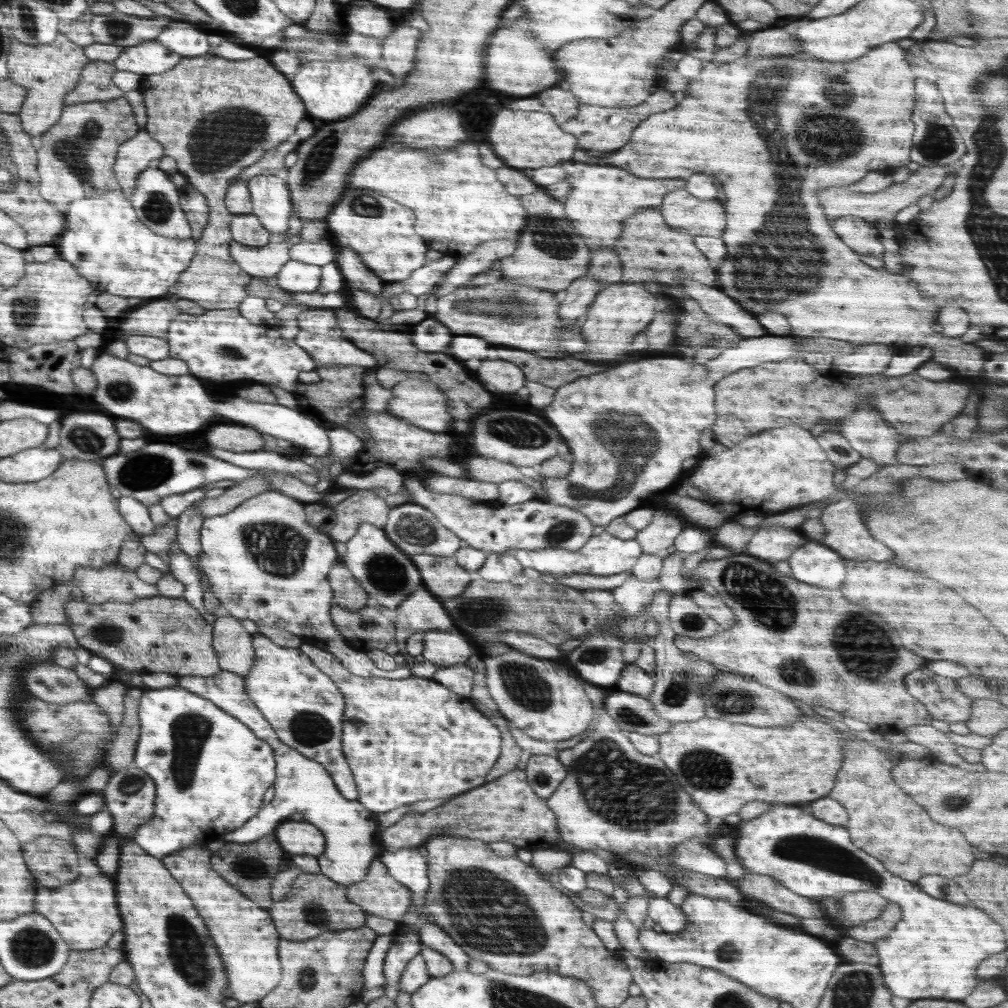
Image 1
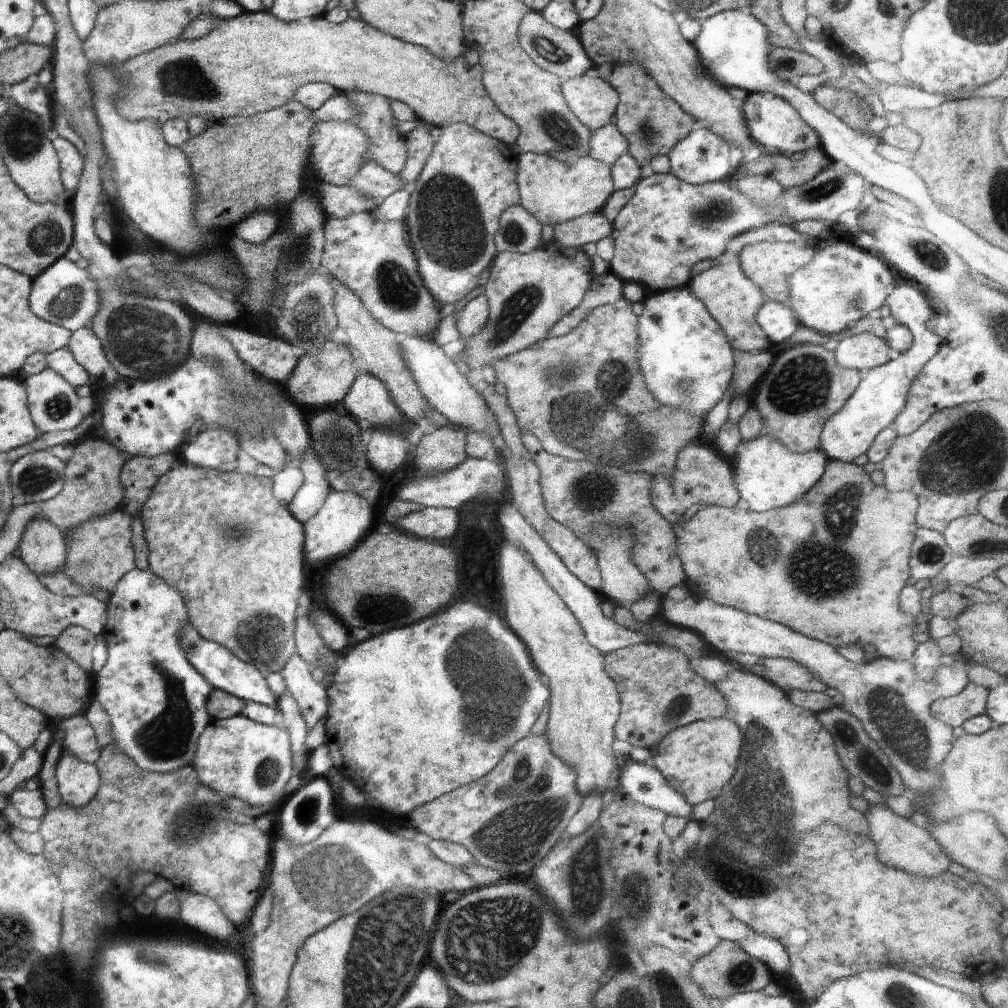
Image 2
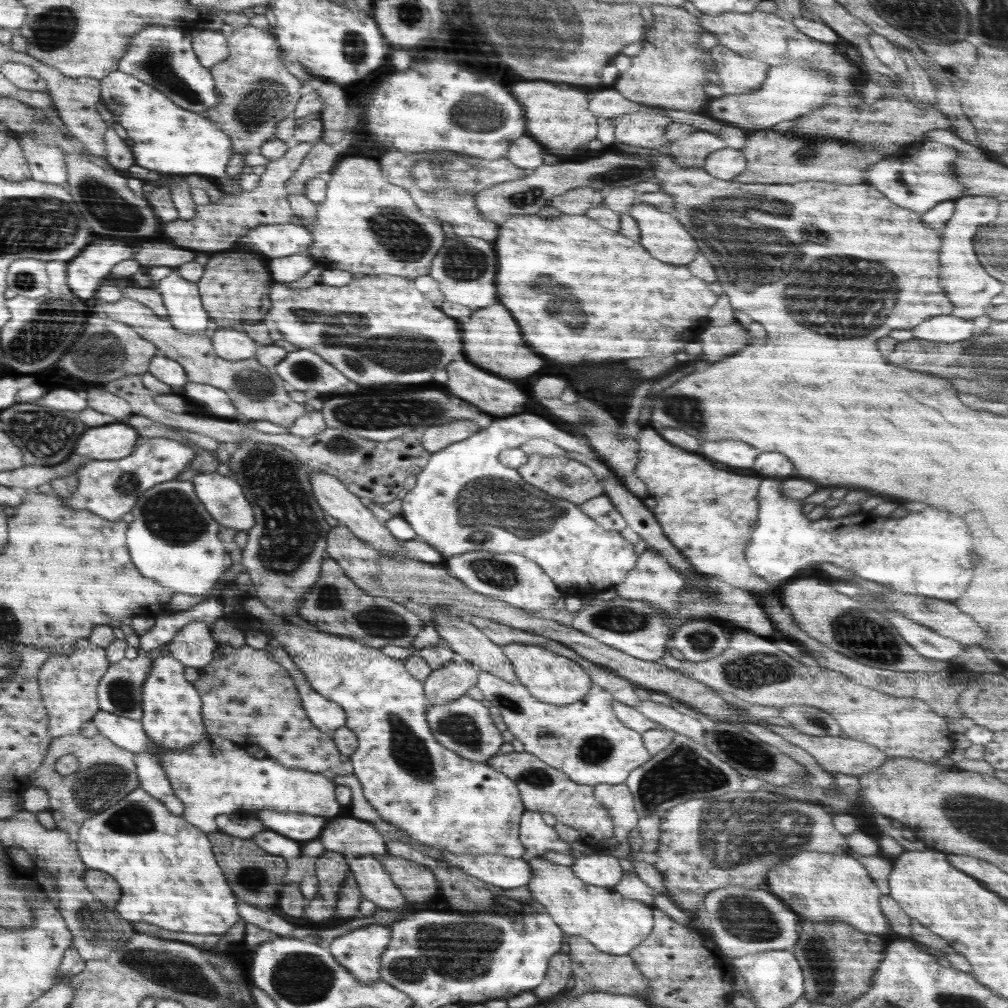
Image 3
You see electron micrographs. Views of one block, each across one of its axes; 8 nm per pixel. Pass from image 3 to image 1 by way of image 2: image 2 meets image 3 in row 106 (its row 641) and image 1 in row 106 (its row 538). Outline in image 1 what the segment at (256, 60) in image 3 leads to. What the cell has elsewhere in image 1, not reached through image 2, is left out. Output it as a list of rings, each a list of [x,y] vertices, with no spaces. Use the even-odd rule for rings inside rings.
[[[194,56],[182,58],[174,68],[162,74],[142,77],[137,89],[142,92],[147,110],[145,129],[163,146],[164,156],[173,158],[177,170],[185,175],[193,188],[205,196],[208,205],[208,222],[202,236],[195,241],[196,252],[188,268],[181,272],[170,294],[198,302],[206,311],[238,309],[246,296],[246,285],[253,276],[241,269],[229,251],[232,214],[225,205],[225,192],[232,180],[246,167],[258,162],[262,154],[280,142],[288,140],[296,124],[306,118],[303,100],[292,88],[289,78],[264,58],[252,60],[226,60],[220,56]]]

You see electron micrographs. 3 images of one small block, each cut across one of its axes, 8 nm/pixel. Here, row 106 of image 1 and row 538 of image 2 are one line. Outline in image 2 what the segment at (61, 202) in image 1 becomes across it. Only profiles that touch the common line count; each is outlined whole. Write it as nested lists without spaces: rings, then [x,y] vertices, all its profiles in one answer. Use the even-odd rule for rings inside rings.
[[[118,508],[110,511],[108,515],[98,515],[97,518],[82,523],[76,531],[65,537],[68,544],[68,560],[64,572],[85,594],[102,589],[112,596],[120,580],[136,568],[131,541],[132,522],[133,517],[124,509]]]

